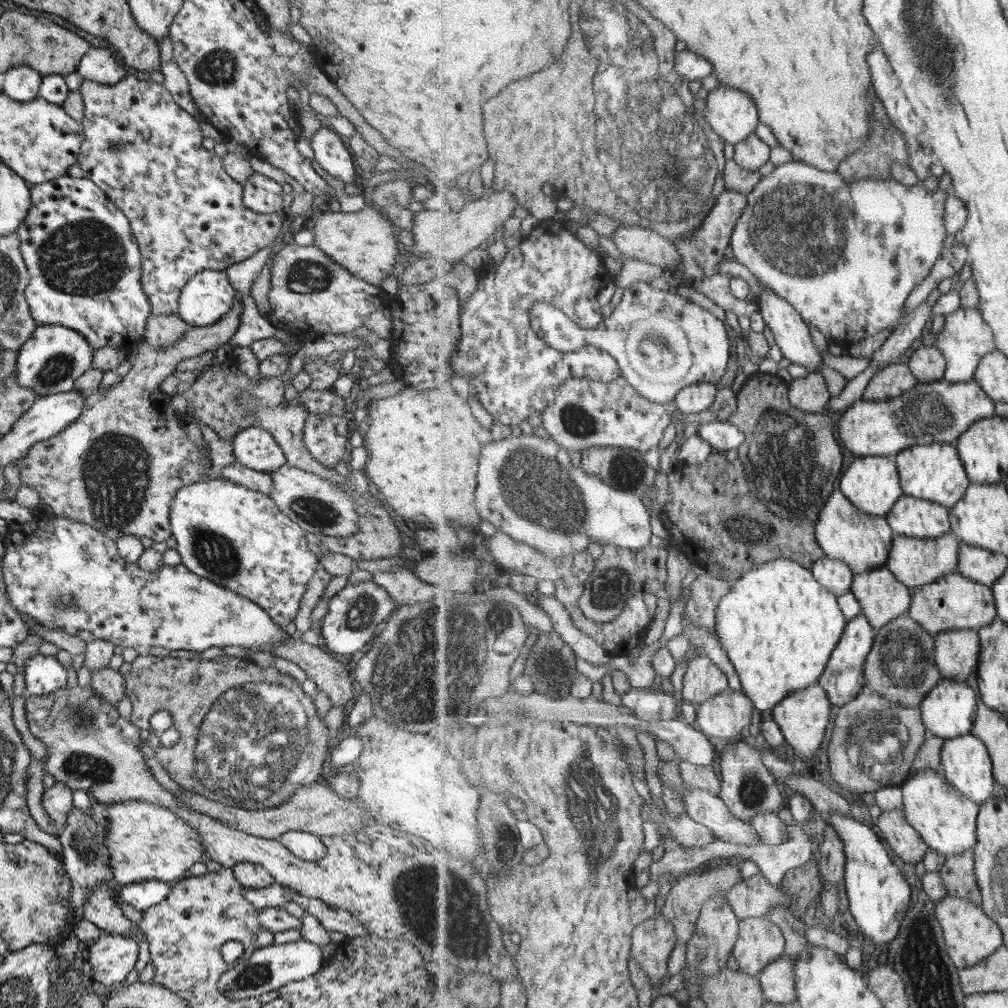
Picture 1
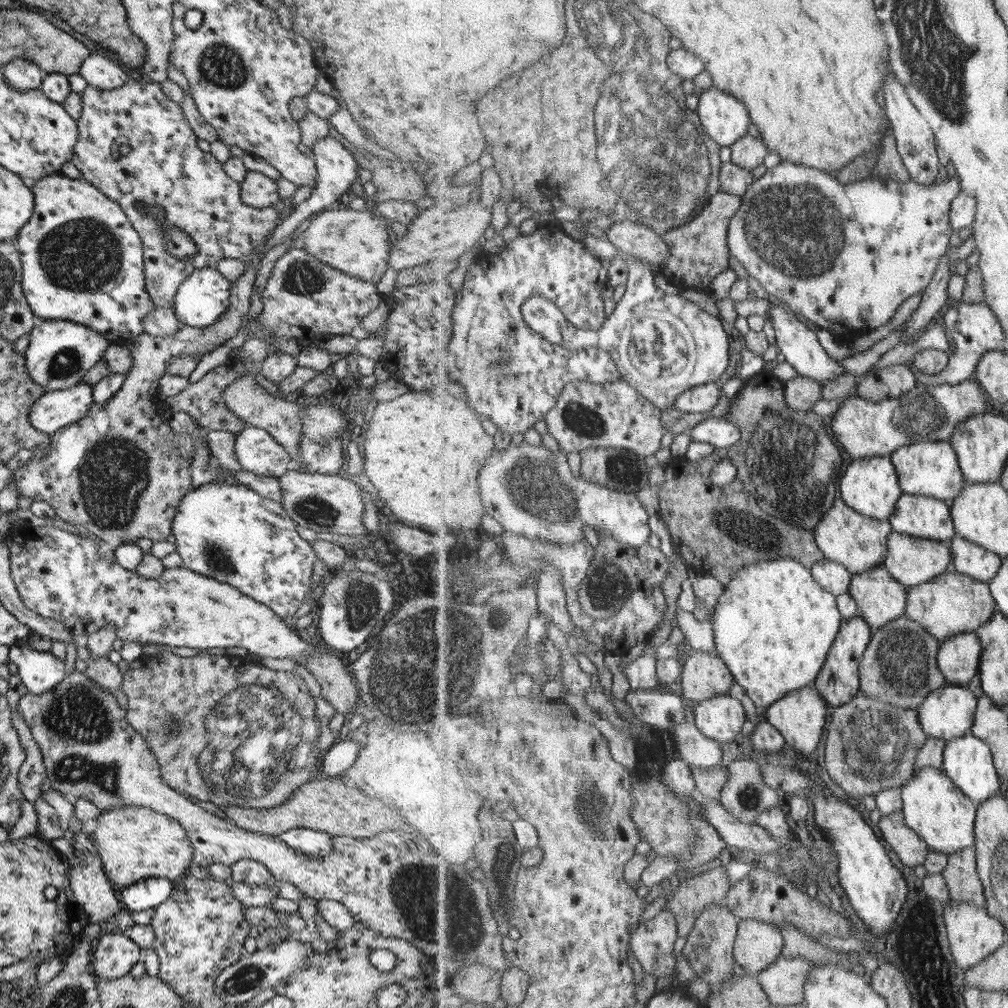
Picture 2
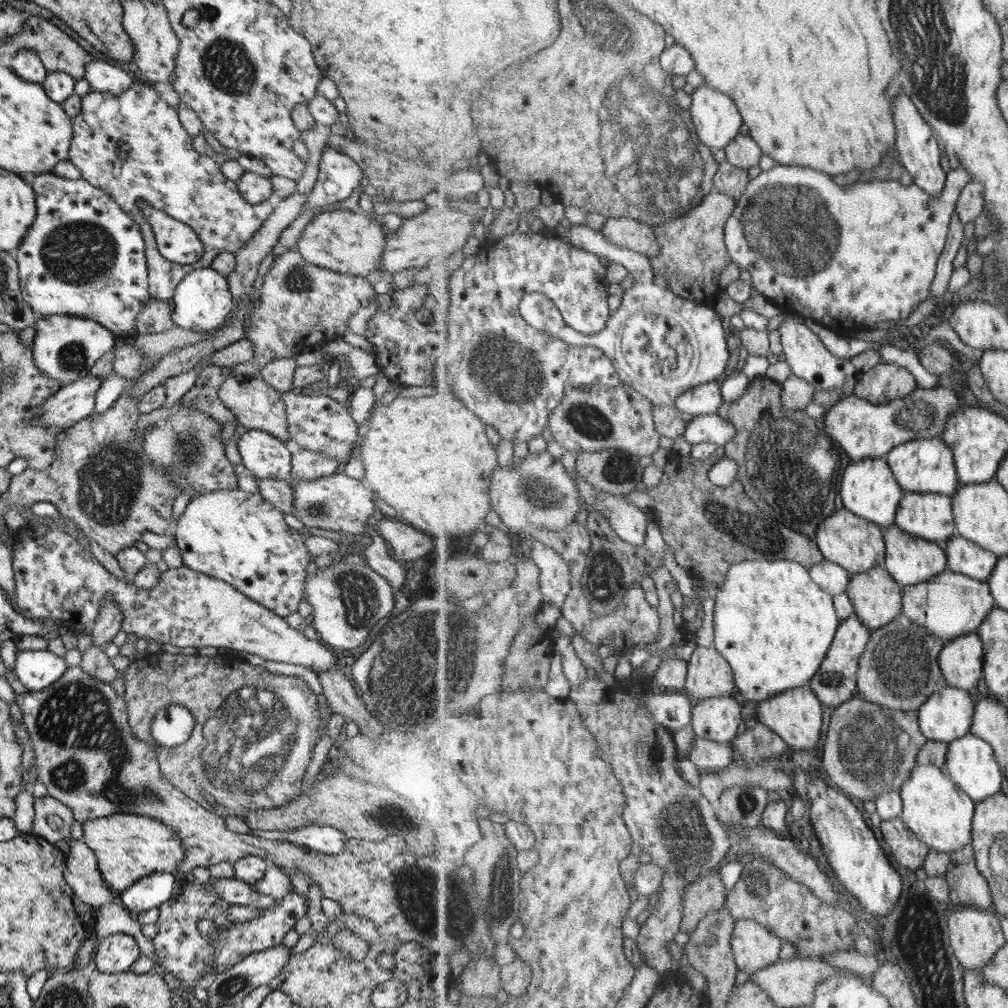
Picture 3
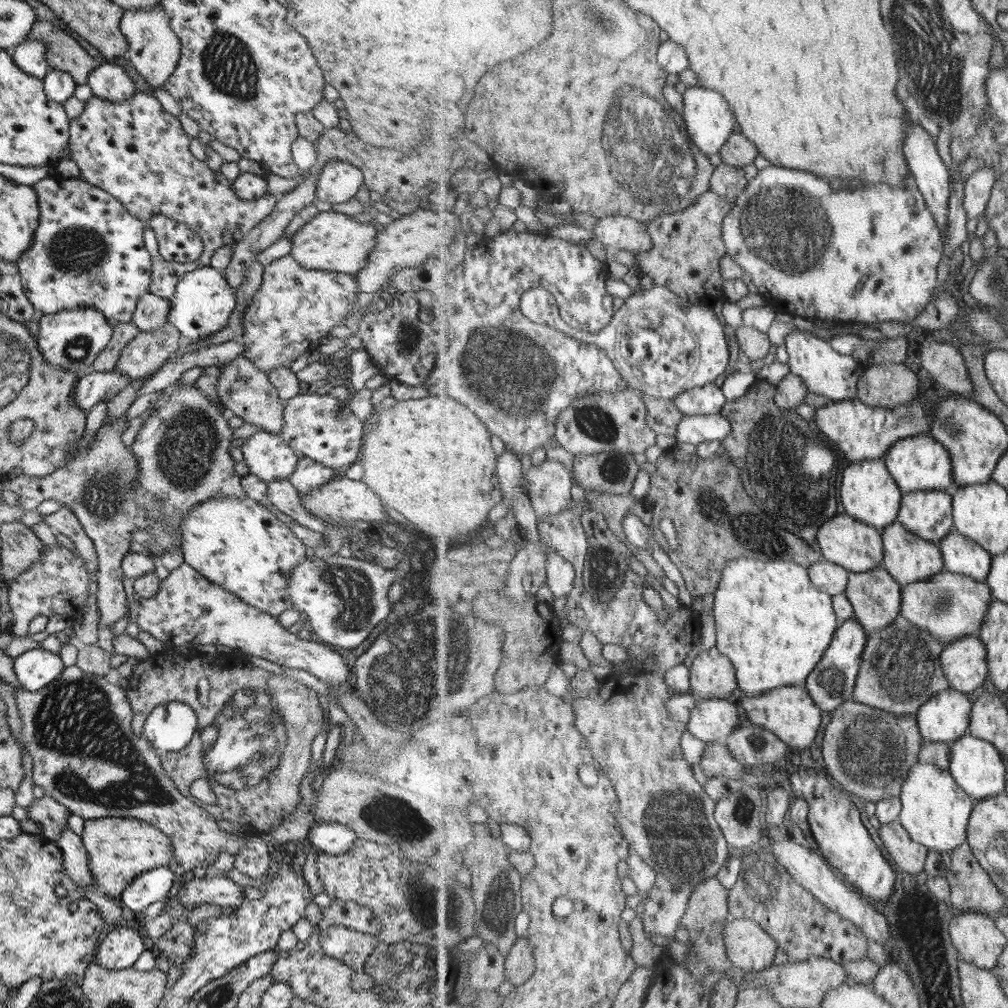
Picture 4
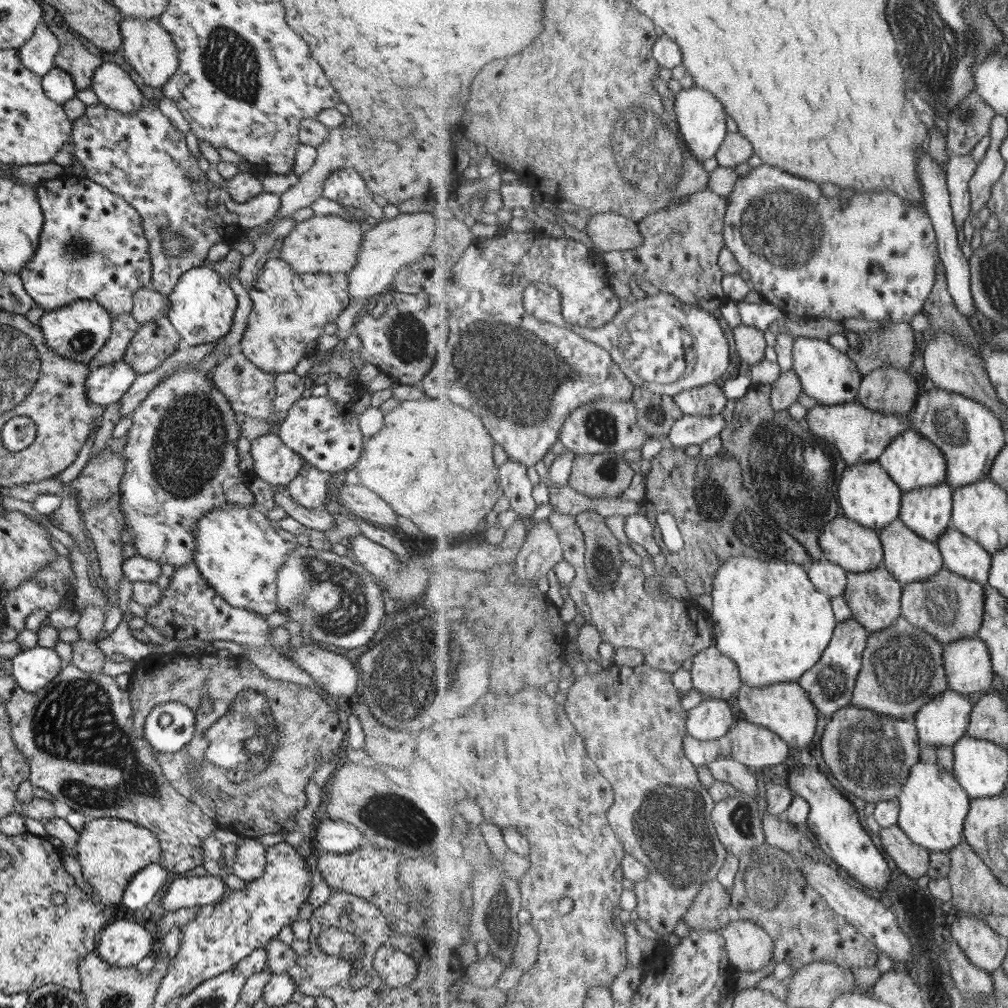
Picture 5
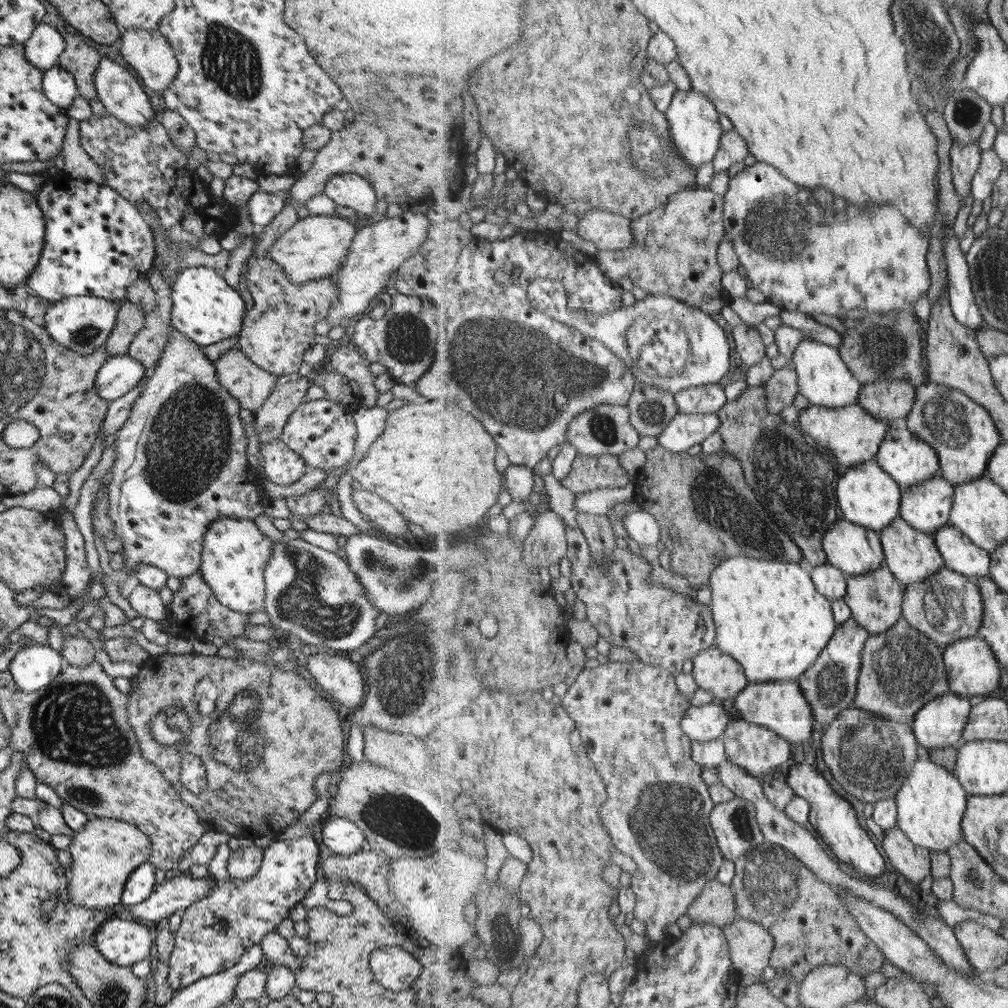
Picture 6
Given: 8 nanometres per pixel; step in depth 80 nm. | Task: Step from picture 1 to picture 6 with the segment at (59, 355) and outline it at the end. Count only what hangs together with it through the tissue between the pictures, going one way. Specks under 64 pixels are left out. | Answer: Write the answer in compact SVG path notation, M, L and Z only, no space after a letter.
M69 296L49 305L43 316L49 338L81 356L101 347L113 328L119 304L96 296Z

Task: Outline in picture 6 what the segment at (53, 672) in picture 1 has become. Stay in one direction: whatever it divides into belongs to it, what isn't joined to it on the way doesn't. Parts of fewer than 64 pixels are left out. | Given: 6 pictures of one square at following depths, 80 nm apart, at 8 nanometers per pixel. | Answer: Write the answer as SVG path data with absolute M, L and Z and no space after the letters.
M31 644L14 654L7 671L19 690L30 693L47 686L63 665L60 654L47 644Z

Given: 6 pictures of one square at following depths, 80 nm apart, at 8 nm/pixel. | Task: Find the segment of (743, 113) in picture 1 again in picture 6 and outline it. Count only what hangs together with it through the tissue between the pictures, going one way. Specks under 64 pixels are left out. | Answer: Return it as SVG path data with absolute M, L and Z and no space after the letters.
M691 88L689 91L678 90L672 97L670 106L666 110L672 139L674 140L677 152L681 152L683 159L687 159L694 168L713 162L720 151L720 143L723 133L723 126L719 122L719 112L716 104L705 94Z

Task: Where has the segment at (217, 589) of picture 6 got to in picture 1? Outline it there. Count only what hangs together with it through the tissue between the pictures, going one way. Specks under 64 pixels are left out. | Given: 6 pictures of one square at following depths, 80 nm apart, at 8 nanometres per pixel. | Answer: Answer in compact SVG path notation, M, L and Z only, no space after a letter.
M220 477L201 480L183 486L173 496L168 519L180 563L189 572L257 604L281 630L293 622L306 584L318 566L318 558L308 549L305 531L289 520L268 496Z

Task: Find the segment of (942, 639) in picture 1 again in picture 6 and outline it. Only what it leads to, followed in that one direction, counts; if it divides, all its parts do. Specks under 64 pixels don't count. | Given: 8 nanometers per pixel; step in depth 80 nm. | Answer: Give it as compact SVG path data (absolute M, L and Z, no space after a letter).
M979 636L958 640L944 649L944 659L949 668L949 684L951 692L969 698L989 694L1001 684L1001 664L989 643Z

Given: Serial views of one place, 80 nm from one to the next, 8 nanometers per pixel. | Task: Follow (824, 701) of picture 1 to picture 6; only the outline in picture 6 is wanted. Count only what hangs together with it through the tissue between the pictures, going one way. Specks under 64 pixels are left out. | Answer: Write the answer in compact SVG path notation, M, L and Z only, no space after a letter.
M797 679L749 684L735 698L735 708L746 721L766 726L786 738L794 747L807 742L813 734L815 716L812 704Z

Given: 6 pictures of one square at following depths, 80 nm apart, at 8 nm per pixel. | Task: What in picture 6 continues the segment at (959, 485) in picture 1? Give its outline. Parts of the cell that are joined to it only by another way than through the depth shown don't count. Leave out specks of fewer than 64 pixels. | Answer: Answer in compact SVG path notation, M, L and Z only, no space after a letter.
M889 430L884 444L880 448L876 460L900 485L901 491L917 484L925 483L941 474L941 457L938 456L936 448L929 441L917 436L917 433L906 430Z

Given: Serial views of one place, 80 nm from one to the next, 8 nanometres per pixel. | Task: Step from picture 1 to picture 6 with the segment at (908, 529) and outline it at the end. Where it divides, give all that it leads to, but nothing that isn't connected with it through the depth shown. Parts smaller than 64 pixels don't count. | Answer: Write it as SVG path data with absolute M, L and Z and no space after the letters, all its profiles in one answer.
M939 474L903 491L900 516L913 528L935 535L950 522L957 486Z

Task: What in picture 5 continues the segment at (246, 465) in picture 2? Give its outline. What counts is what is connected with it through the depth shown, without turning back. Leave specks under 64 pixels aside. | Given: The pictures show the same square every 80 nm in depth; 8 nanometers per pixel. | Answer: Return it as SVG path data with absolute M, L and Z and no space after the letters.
M275 431L250 440L249 454L253 472L272 487L286 486L304 462L280 441Z

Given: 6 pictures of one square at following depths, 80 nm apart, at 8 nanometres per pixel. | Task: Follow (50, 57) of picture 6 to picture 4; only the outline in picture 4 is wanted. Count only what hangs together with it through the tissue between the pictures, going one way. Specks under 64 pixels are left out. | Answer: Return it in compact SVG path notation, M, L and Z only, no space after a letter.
M24 40L10 49L14 65L33 78L42 79L50 70L46 61L46 46L40 40Z

